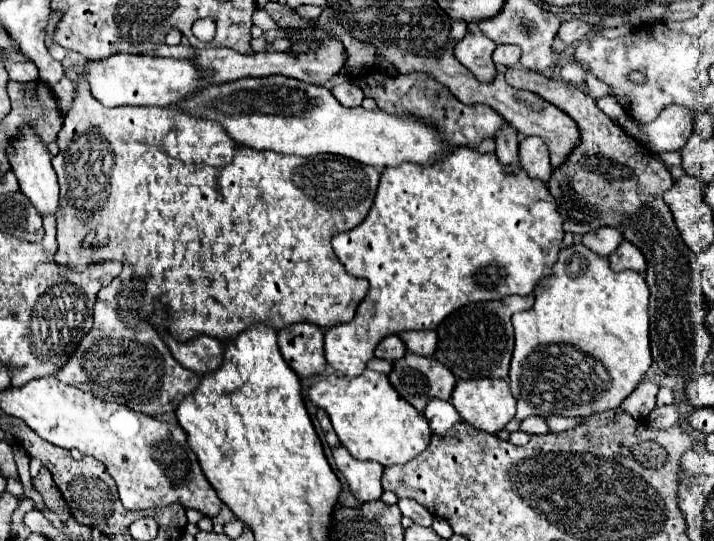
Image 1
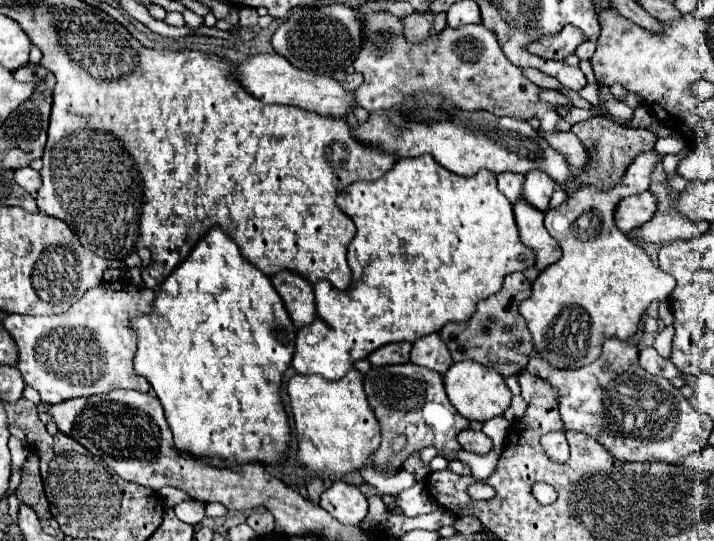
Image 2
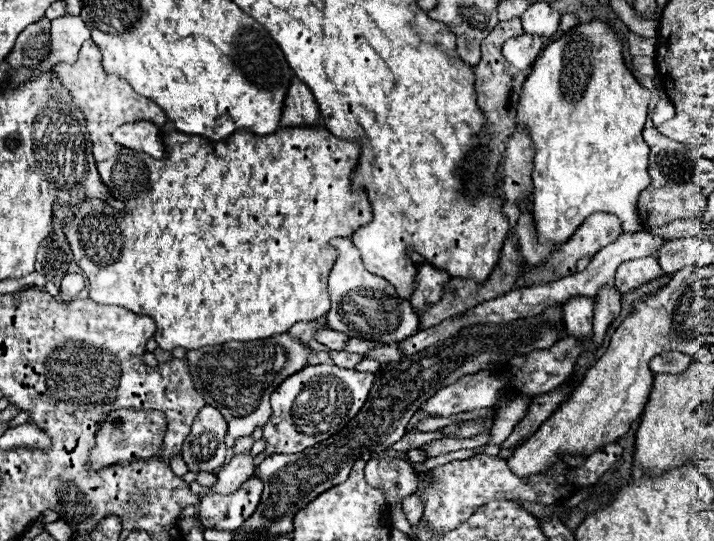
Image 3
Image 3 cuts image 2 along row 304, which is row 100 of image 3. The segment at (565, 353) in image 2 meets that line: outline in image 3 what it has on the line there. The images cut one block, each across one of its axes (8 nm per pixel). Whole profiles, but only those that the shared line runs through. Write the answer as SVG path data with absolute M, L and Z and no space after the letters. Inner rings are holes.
M592 20L578 24L566 32L566 36L554 40L542 50L522 86L516 114L516 128L526 130L534 146L532 214L540 242L562 244L570 240L574 230L578 230L580 224L594 212L616 214L624 224L624 232L636 232L644 228L638 218L636 200L638 194L650 186L650 148L642 138L650 98L652 94L642 88L624 66L622 42L604 22Z

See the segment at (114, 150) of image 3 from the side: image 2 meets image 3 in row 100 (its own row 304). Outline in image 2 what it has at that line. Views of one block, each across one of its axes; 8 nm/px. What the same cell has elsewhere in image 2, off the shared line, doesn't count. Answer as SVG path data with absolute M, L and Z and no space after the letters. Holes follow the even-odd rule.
M122 278L88 290L64 314L6 316L2 324L18 346L16 366L22 372L24 382L36 388L46 404L78 396L106 394L114 388L148 392L148 380L138 376L132 366L132 358L136 354L136 332L130 328L130 320L152 312L154 296L154 290L138 288L130 280Z

